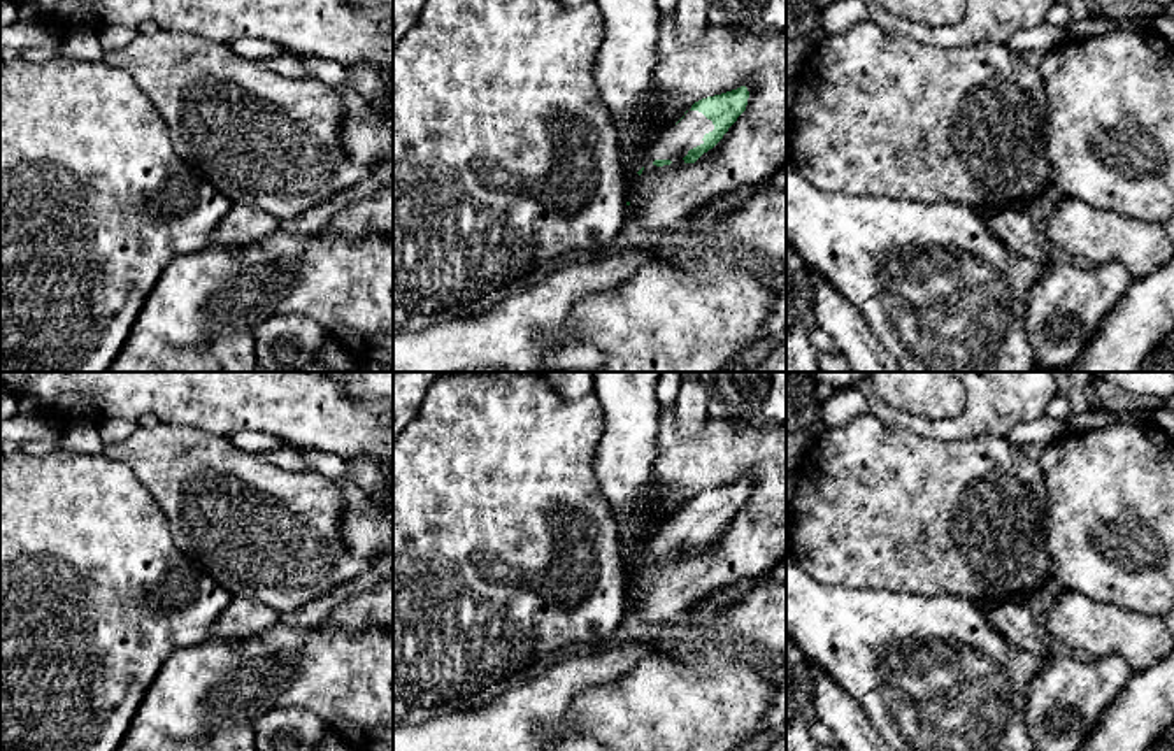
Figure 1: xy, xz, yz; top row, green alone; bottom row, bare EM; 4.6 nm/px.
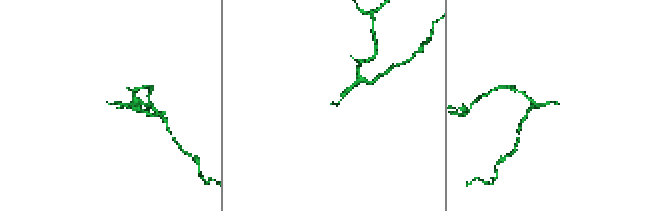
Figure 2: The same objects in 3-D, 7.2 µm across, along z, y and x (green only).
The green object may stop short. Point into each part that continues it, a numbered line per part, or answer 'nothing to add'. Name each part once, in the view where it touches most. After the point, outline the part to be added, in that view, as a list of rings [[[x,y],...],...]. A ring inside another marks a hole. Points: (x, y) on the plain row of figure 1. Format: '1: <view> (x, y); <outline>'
1: xz (674, 537); [[[688,504],[684,511],[669,521],[662,532],[646,546],[646,554],[683,553],[690,542],[704,537],[704,528],[712,525],[714,518],[698,504]]]

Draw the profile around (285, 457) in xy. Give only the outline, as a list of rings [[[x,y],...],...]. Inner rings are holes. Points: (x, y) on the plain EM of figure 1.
[[[286,444],[277,451],[260,451],[260,456],[293,472],[302,472],[307,468],[305,458],[298,453],[298,449]]]

